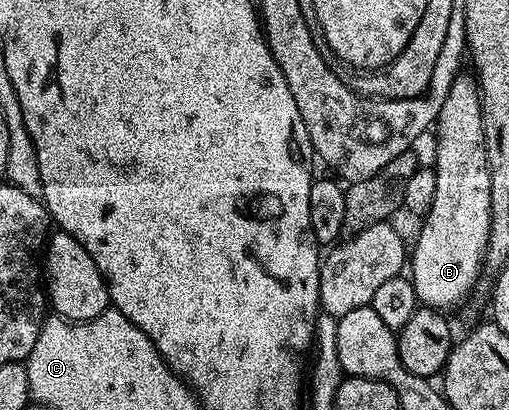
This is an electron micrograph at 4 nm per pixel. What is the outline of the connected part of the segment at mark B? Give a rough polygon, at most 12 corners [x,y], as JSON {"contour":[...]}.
{"contour":[[459,74],[436,120],[436,197],[412,243],[423,307],[466,299],[484,267],[482,97]]}

